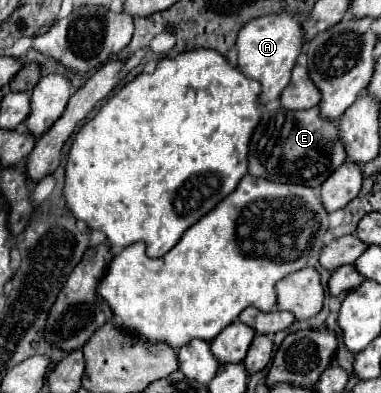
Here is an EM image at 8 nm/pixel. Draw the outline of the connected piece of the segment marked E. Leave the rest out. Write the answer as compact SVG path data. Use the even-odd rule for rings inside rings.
M264 109L260 125L254 129L248 151L248 173L264 177L274 183L298 183L306 187L320 187L342 163L346 153L338 143L334 123L326 123L318 115L318 109L308 111L286 111L286 109Z

